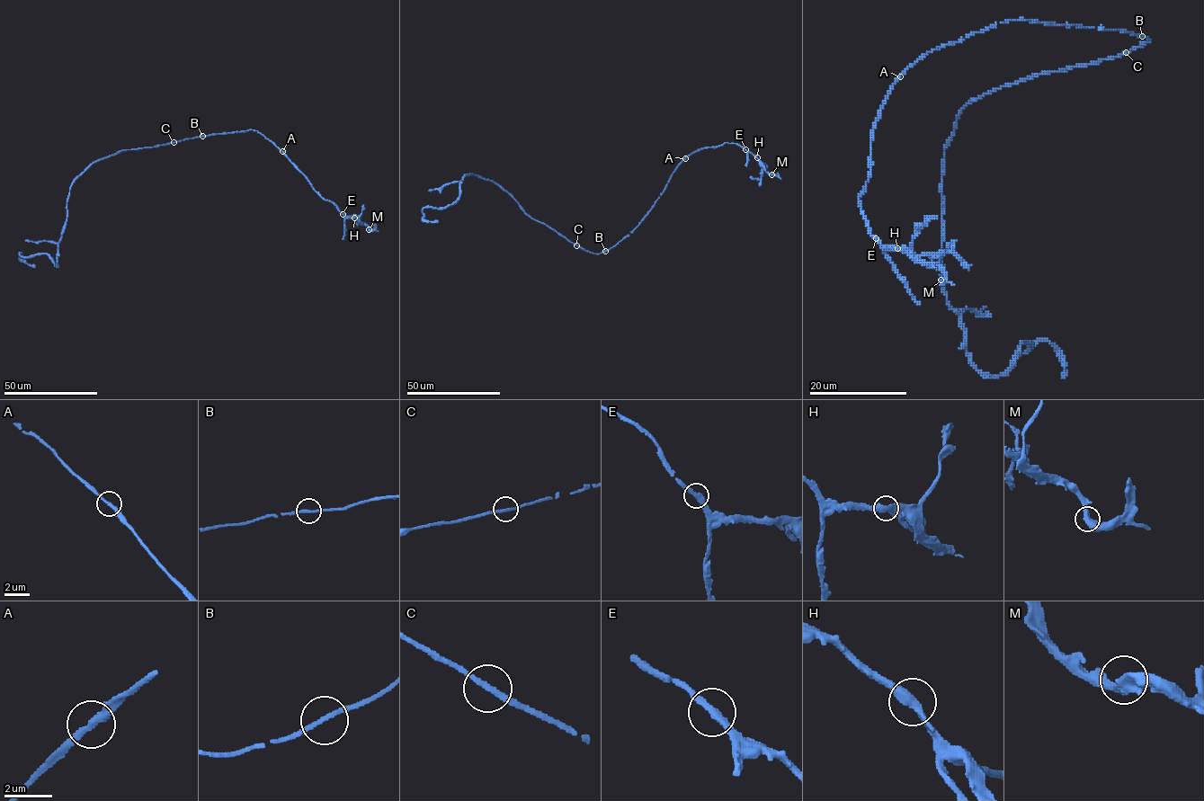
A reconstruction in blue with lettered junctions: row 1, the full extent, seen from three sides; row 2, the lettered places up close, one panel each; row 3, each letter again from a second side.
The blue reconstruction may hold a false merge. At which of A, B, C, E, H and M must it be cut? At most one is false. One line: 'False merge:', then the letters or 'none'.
False merge: none

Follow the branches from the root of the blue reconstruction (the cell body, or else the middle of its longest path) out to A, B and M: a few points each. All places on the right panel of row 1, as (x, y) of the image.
A: (1125, 54), (1148, 39), (1128, 31), (1017, 20), (993, 24), (956, 42), (933, 48), (899, 75)
B: (1125, 54), (1148, 40), (1142, 37)
M: (1125, 54), (1148, 39), (1017, 20), (933, 48), (896, 81), (860, 210), (884, 246), (935, 263), (941, 280)

